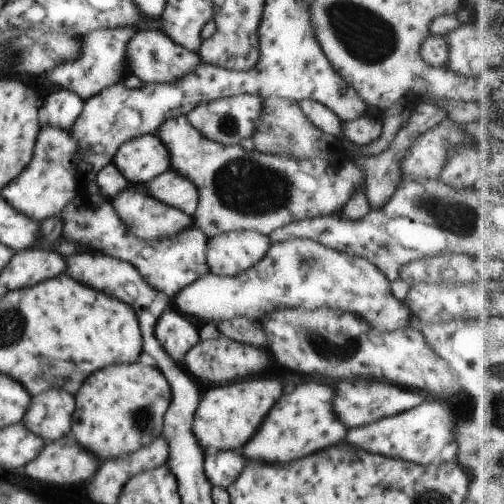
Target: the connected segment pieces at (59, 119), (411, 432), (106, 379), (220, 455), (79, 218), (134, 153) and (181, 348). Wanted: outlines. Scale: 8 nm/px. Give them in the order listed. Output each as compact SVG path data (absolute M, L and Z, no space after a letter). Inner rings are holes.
M58 89L44 100L44 116L48 116L48 124L69 131L84 108L85 100L78 94Z
M425 400L422 404L414 406L406 412L378 420L374 424L360 426L354 430L350 428L346 440L350 444L354 442L354 446L360 446L368 452L378 452L382 456L429 465L440 456L442 448L446 448L454 442L456 434L454 434L453 426L452 414L444 402Z
M114 364L94 372L75 394L70 435L101 462L122 458L148 446L163 429L172 392L160 369L144 364Z
M220 450L216 454L205 455L203 462L206 478L211 486L228 488L238 480L238 474L246 466L246 458L233 450Z
M84 192L69 202L62 212L62 235L66 242L82 242L96 250L102 250L104 254L110 254L114 258L126 260L134 266L138 266L138 272L150 286L156 286L156 290L162 290L162 295L172 300L176 292L180 292L184 286L192 284L194 280L202 278L208 272L206 264L206 248L209 238L196 225L188 230L182 230L174 234L174 238L162 238L158 242L142 242L140 238L134 238L134 234L128 232L128 228L118 218L111 202L102 196Z
M145 134L122 144L113 163L130 184L144 185L170 169L170 156L158 135Z
M167 307L154 324L158 342L162 342L162 350L176 362L184 365L186 353L200 342L199 331L196 324L190 322L188 316L180 314L175 308Z

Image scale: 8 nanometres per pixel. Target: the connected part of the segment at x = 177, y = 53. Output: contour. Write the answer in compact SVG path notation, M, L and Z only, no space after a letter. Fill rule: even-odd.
M144 30L135 32L126 46L126 64L134 76L138 76L143 83L174 84L182 76L194 72L202 62L199 53L190 52L183 46L176 44L167 34L160 30Z

